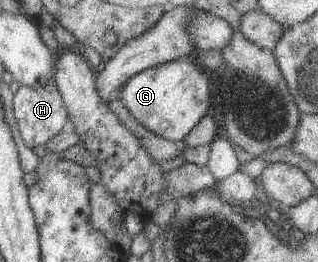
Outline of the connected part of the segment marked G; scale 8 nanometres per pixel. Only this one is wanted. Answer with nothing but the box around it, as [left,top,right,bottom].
[116,58,208,142]

